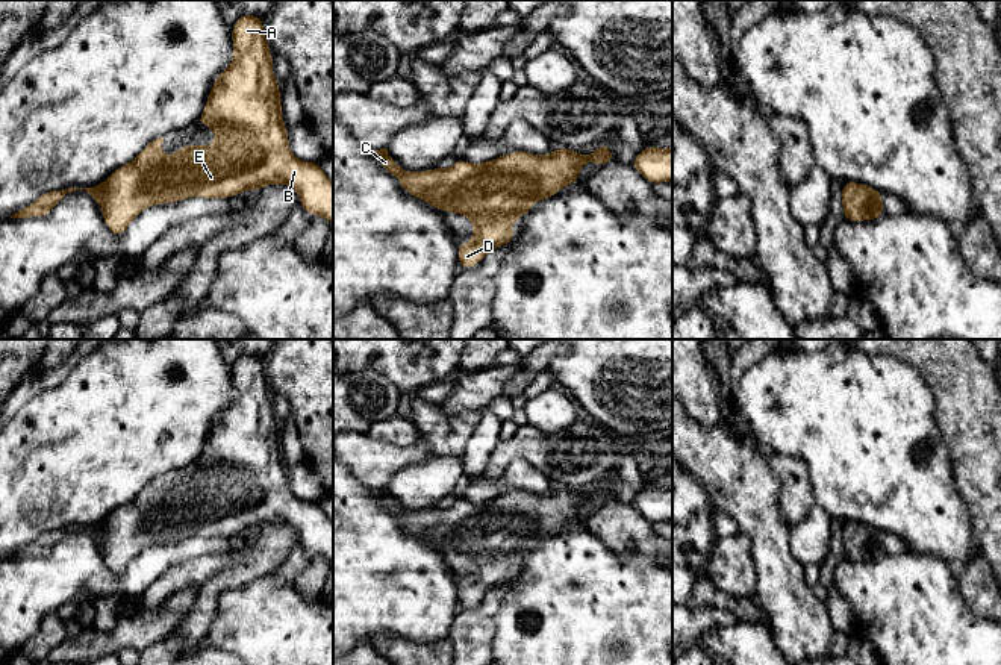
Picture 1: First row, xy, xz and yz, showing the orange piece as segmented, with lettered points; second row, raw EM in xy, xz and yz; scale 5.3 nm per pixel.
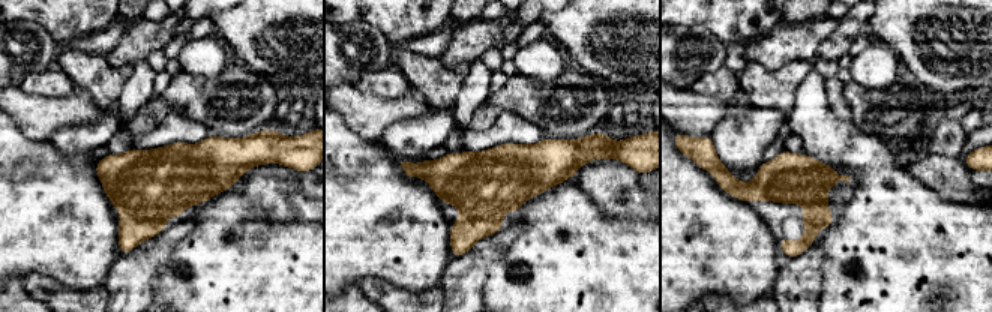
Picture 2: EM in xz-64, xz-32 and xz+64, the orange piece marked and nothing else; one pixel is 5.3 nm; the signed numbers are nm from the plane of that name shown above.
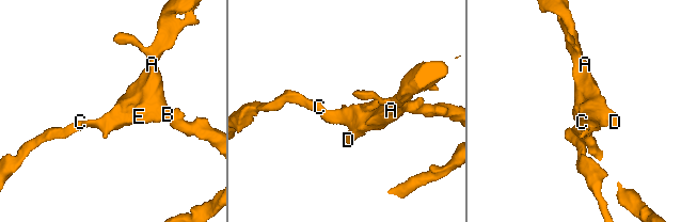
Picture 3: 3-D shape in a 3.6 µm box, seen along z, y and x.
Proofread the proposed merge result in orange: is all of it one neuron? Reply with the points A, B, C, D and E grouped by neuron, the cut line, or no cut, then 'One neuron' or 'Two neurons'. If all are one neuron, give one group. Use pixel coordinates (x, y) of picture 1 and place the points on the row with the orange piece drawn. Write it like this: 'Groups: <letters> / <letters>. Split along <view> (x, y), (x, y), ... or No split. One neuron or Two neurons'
Groups: A B C D E. No split. One neuron

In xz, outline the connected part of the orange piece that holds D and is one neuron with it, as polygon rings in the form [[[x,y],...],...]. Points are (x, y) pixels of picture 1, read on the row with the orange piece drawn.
[[[598,145],[592,155],[580,155],[572,148],[554,148],[550,155],[538,156],[529,151],[513,151],[489,162],[471,164],[457,159],[451,168],[429,171],[406,171],[389,155],[388,148],[373,150],[385,171],[400,179],[400,186],[410,195],[423,198],[436,209],[468,217],[474,226],[472,242],[457,242],[457,259],[463,270],[476,267],[492,248],[513,242],[513,221],[530,212],[533,201],[557,194],[563,186],[582,180],[580,168],[586,162],[598,167],[613,162],[612,147]]]

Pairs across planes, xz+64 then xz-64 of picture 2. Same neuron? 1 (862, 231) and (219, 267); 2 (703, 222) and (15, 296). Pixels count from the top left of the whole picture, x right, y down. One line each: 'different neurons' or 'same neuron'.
1: same neuron
2: different neurons

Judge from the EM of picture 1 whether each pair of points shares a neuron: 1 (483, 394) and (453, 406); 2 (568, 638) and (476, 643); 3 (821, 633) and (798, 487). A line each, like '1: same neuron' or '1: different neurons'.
1: same neuron
2: different neurons
3: different neurons

